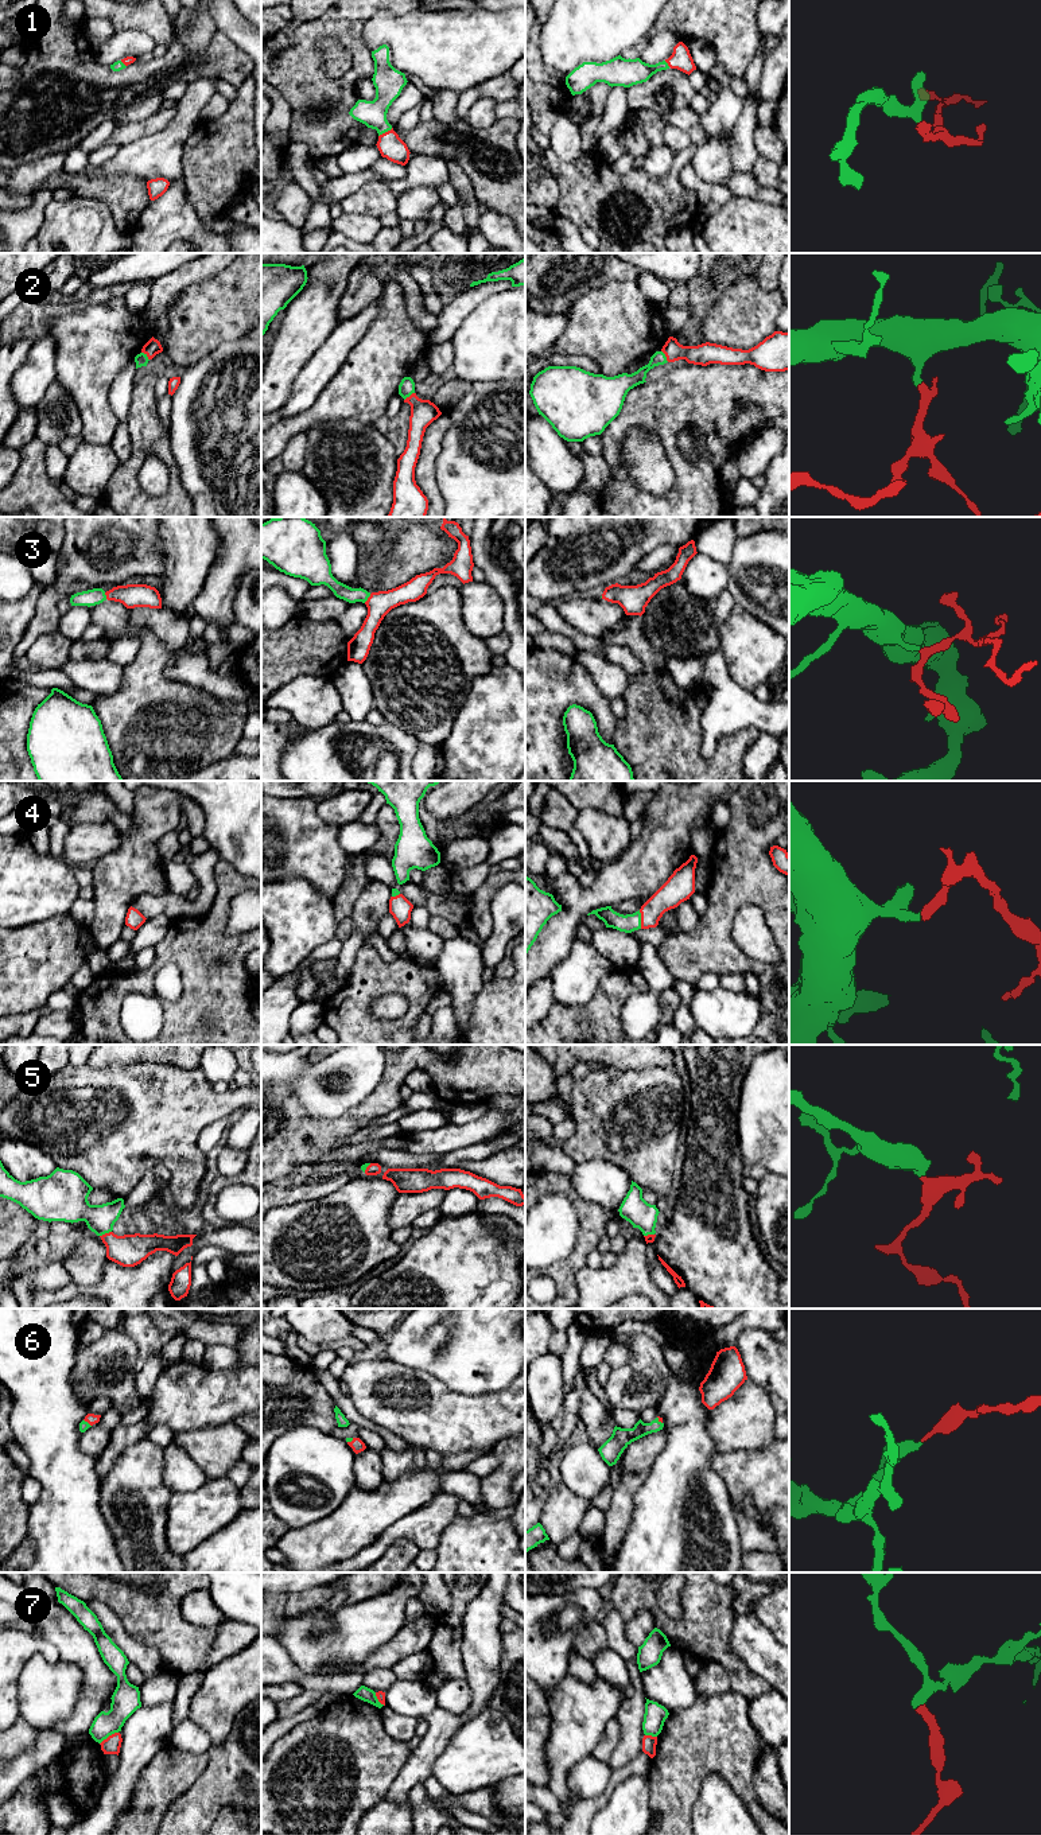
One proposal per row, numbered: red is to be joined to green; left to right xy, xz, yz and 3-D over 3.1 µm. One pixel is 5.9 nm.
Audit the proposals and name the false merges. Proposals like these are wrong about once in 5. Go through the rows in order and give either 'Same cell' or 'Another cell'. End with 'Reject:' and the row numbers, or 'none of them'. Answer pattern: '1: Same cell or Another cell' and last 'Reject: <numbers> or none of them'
1: Same cell
2: Same cell
3: Same cell
4: Same cell
5: Same cell
6: Same cell
7: Another cell
Reject: 7

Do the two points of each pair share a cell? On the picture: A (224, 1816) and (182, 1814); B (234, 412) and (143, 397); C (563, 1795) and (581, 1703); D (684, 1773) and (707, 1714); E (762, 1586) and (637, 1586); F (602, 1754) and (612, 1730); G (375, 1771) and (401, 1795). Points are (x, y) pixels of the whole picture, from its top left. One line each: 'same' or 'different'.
A: different
B: different
C: same
D: same
E: different
F: same
G: different

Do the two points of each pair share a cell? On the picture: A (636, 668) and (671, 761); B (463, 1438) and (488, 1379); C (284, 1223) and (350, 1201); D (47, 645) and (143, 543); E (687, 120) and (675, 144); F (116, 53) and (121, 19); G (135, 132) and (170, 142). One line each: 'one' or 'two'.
A: two
B: two
C: one
D: two
E: two
F: two
G: two

